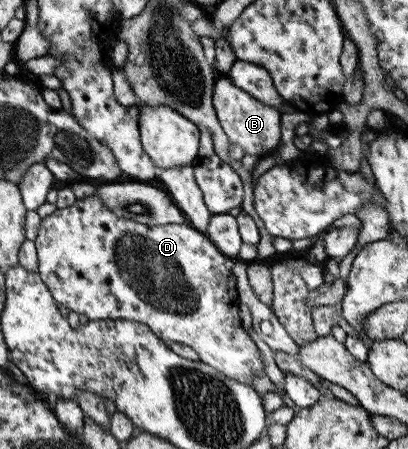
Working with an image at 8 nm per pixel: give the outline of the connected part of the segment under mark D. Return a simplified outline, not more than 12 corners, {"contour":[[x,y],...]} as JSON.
{"contour":[[97,192],[41,219],[41,280],[250,384],[263,372],[206,233]]}

